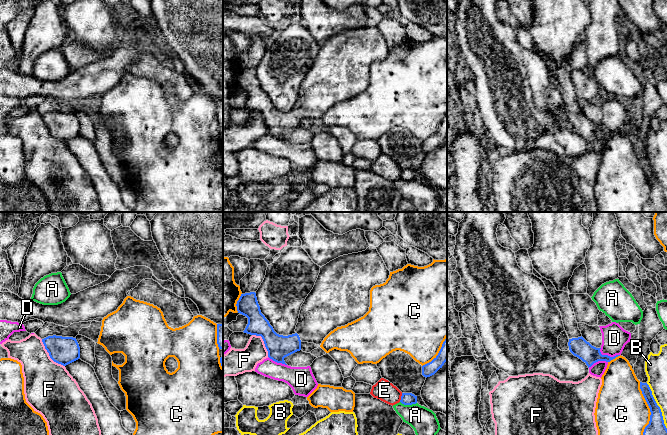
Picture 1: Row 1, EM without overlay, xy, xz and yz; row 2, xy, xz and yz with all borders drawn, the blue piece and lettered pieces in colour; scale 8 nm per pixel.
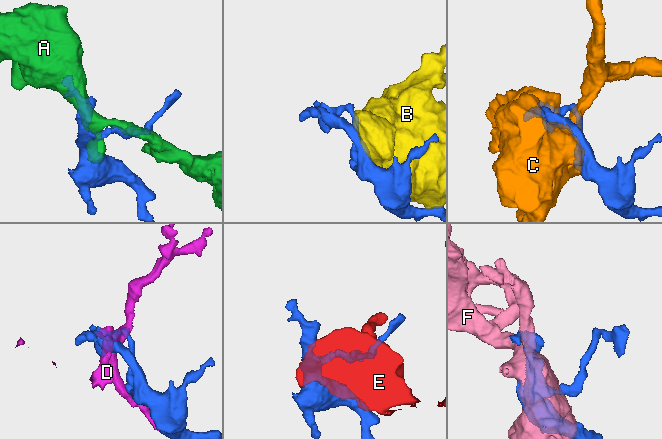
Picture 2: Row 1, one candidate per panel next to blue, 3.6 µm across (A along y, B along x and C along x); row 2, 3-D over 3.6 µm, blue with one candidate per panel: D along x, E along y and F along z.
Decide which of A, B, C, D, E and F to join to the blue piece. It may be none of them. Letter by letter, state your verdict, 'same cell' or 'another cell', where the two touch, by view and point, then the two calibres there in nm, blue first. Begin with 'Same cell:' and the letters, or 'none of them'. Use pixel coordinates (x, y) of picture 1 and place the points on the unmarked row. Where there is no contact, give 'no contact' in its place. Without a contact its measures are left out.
Same cell: none of them
A: another cell; meets blue in xz at (408, 180); 100 nm thick on the blue side, 200 nm on the other
B: another cell; meets blue in yz at (658, 182); 190 nm thick on the blue side, 160 nm on the other
C: another cell; meets blue in yz at (650, 185); 190 nm thick on the blue side, 440 nm on the other
D: another cell; meets blue in yz at (607, 131); 160 nm thick on the blue side, 200 nm on the other
E: another cell; meets blue in xz at (401, 173); 100 nm thick on the blue side, 160 nm on the other
F: another cell; meets blue in xy at (49, 131); 220 nm thick on the blue side, 400 nm on the other

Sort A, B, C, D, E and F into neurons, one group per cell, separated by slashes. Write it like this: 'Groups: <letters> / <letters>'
Groups: A / B / C / D / E / F

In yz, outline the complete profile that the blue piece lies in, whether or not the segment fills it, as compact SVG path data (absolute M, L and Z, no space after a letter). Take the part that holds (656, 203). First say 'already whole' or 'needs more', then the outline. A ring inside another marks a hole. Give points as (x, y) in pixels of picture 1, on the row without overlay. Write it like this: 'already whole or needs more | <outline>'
already whole | M640 158L640 165L651 188L650 197L644 205L643 212L667 212L667 204L664 200L661 185L657 181L649 161Z

